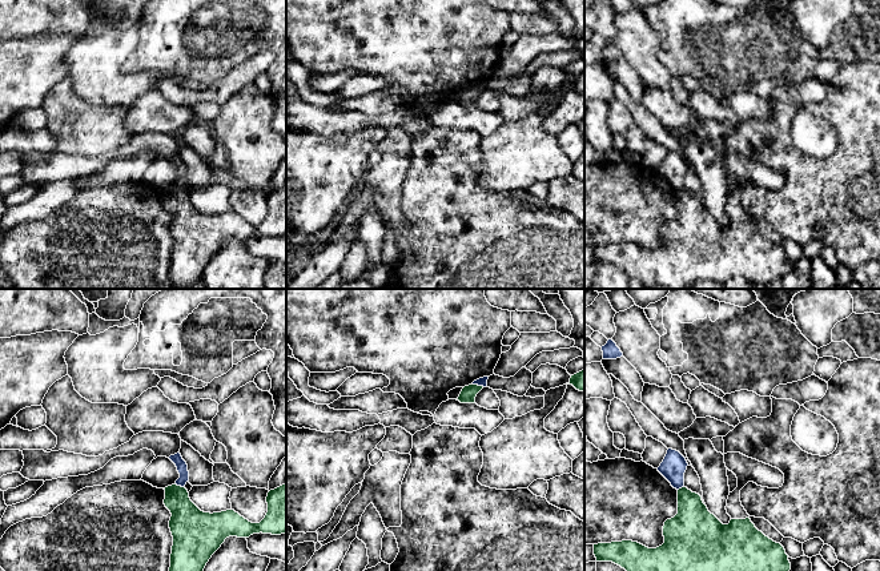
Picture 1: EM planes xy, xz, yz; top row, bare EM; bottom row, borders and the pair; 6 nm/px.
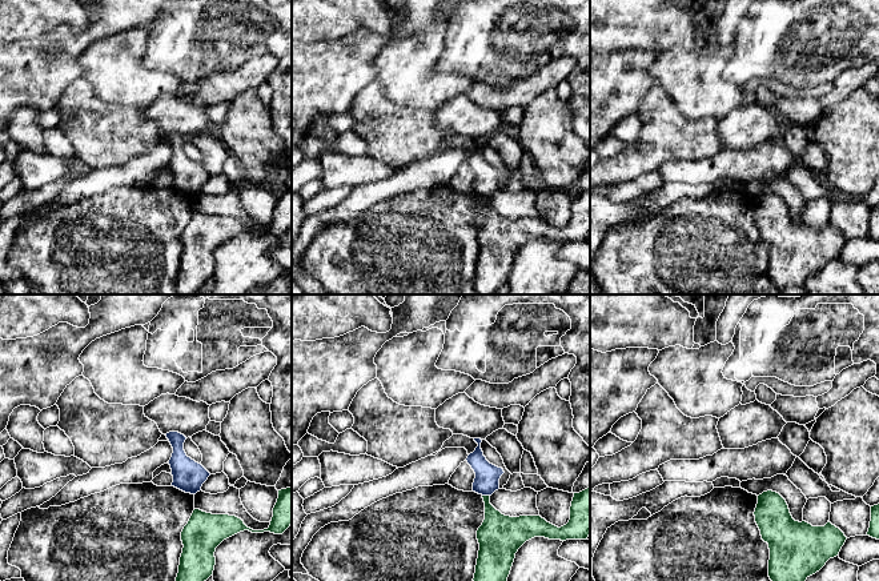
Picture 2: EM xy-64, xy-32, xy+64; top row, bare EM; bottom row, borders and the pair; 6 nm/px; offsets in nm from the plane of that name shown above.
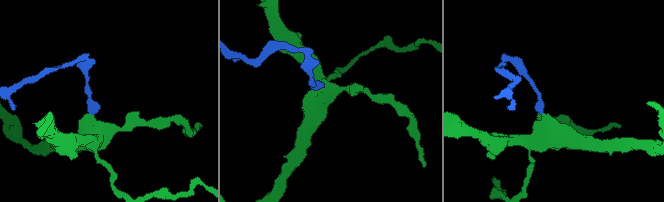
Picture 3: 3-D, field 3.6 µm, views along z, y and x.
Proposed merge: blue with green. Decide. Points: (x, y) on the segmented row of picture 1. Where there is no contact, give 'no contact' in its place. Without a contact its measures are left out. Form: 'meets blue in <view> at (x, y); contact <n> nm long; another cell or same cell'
meets blue in xz at (478, 385); contact 70 nm long; another cell

